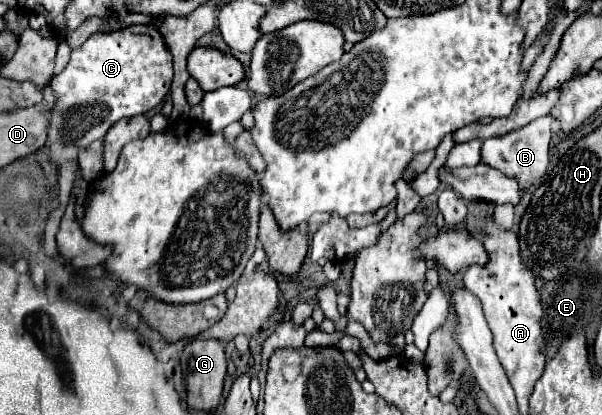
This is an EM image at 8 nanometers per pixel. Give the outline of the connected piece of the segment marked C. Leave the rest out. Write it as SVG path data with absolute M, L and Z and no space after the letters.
M129 25L119 31L91 35L79 49L71 51L69 65L51 81L57 93L47 139L51 161L61 165L67 159L77 159L77 149L103 139L115 121L157 107L163 93L169 93L171 79L171 53L155 25Z

